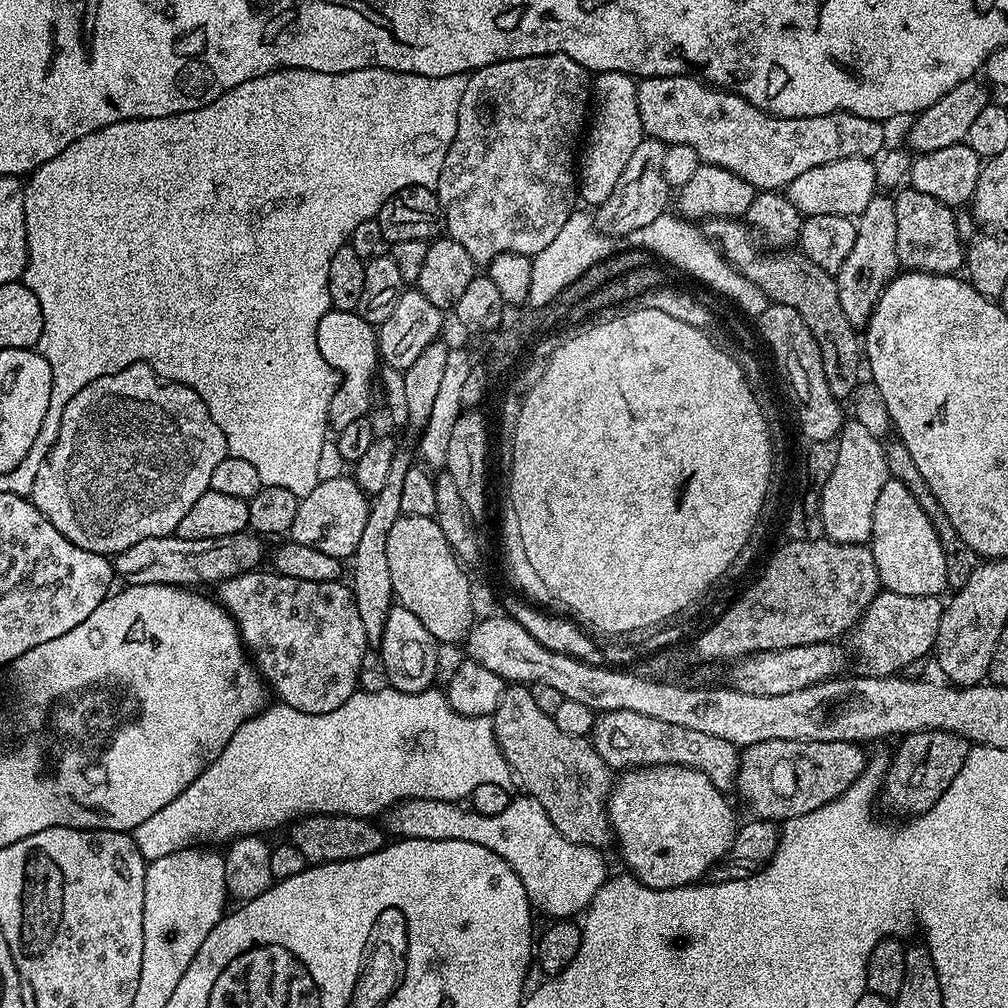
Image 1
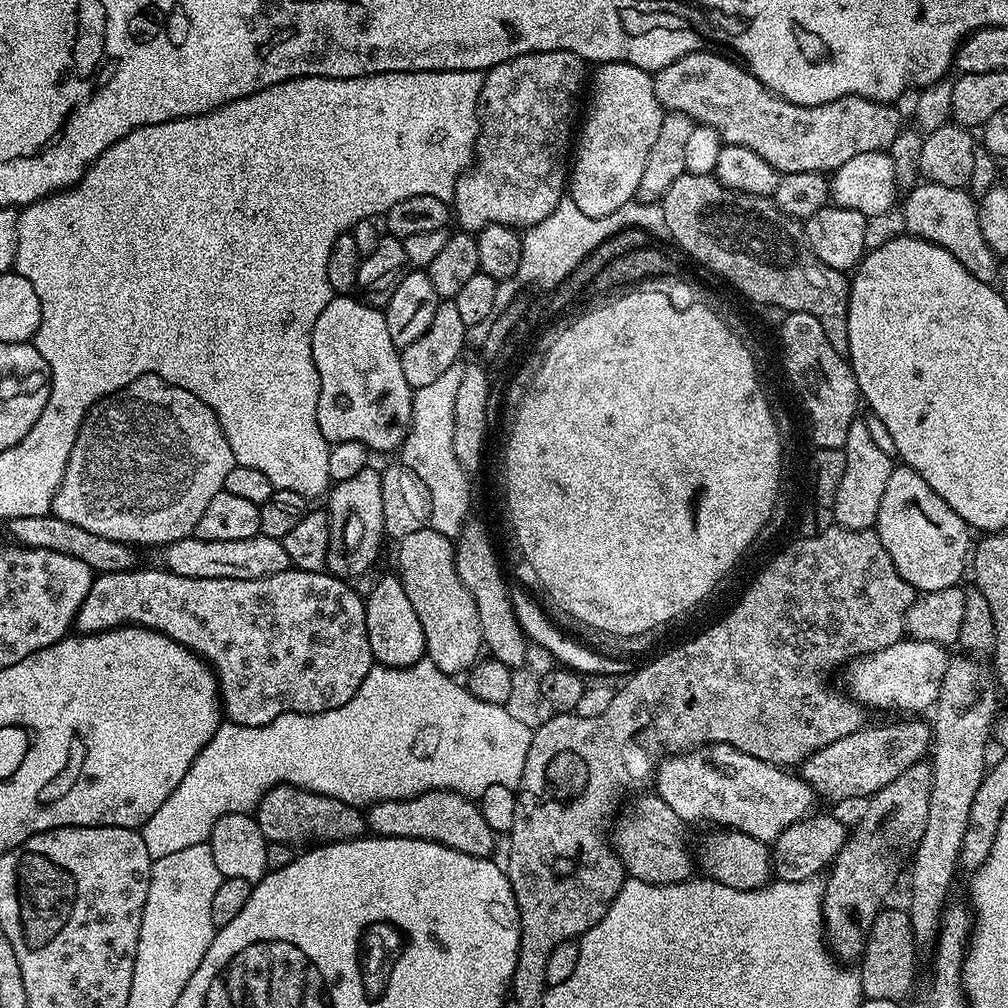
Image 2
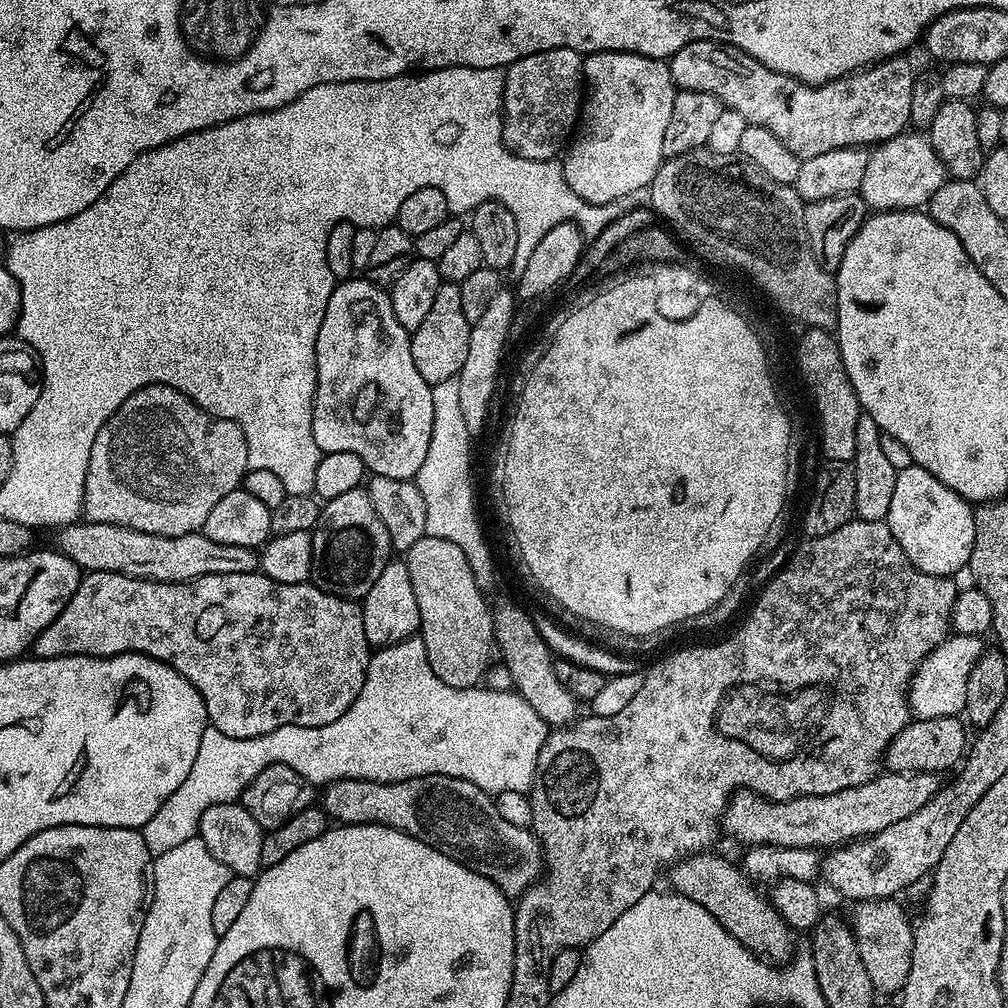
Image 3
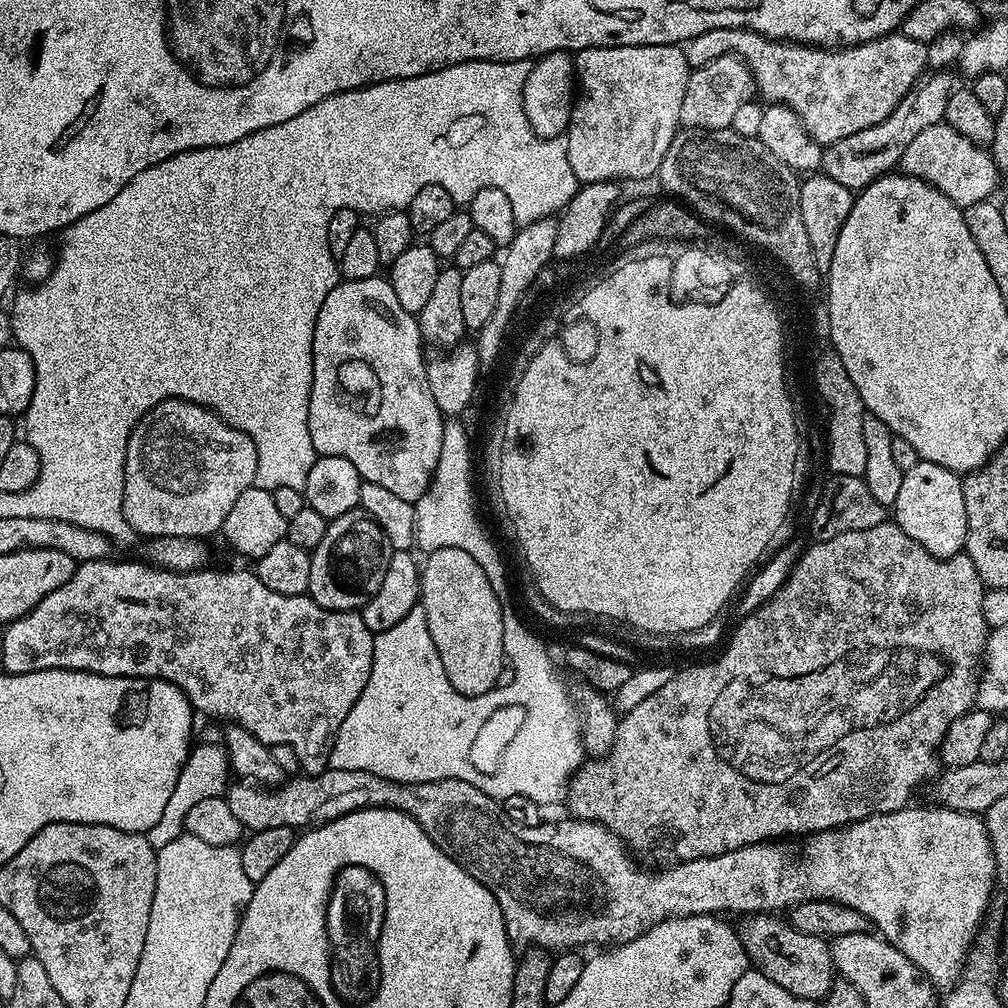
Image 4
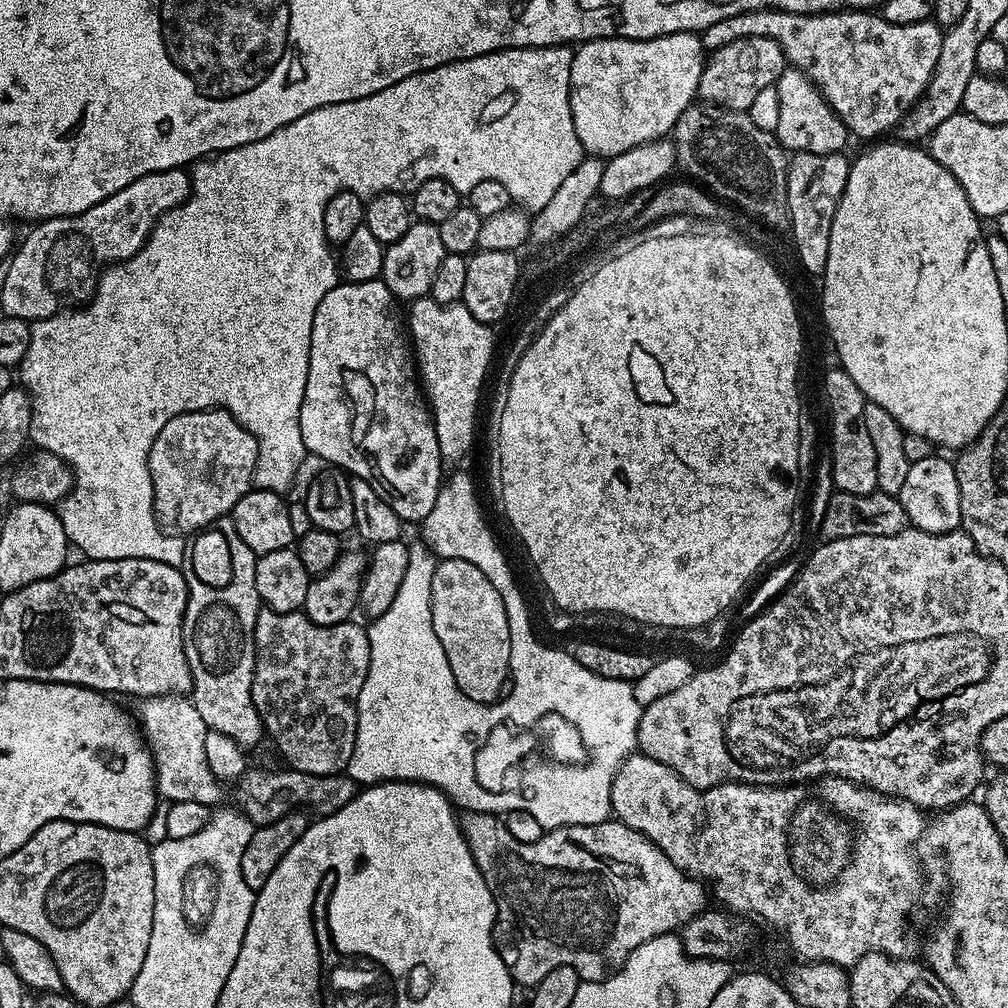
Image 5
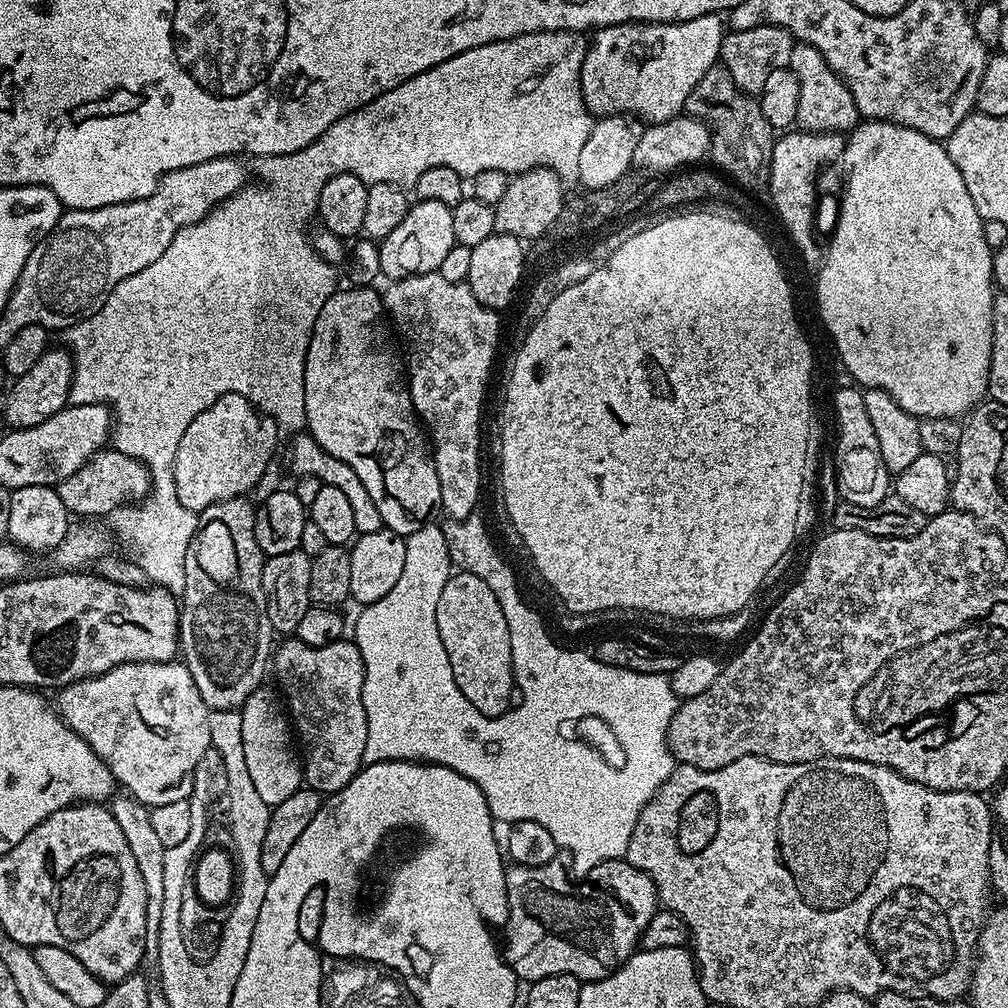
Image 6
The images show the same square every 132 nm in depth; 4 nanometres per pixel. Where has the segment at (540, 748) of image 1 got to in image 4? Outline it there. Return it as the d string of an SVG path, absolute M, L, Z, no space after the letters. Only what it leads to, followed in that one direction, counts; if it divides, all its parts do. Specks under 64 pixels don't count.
M748 914L738 924L738 939L744 947L744 955L750 961L751 967L757 972L766 974L770 982L778 982L782 990L790 990L798 998L806 998L817 1002L823 1001L834 983L834 969L832 966L832 949L824 936L811 936L802 934L802 930L788 923L787 919L776 914Z

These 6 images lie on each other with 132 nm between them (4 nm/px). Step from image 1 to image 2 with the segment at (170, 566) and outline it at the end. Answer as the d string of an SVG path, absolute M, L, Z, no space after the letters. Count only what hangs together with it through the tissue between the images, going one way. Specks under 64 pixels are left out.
M51 514L34 518L14 518L7 521L7 539L21 548L37 548L38 550L57 551L60 554L81 559L93 573L130 572L137 567L138 560L131 547L114 538L102 538L98 534L90 534L90 530L82 530L82 526L74 526L74 522L62 522L62 518Z

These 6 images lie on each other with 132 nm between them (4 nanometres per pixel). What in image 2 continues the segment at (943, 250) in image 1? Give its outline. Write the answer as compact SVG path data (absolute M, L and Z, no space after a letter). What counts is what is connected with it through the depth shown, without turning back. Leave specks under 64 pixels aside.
M920 182L907 189L904 200L904 228L909 236L934 242L942 250L950 250L974 278L995 285L998 280L998 257L986 246L982 238L982 226L978 226L977 201L971 192L954 186L942 186L931 182Z

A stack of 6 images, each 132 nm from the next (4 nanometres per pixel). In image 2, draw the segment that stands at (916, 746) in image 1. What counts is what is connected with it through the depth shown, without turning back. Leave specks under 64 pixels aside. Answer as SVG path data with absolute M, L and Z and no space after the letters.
M921 762L902 770L894 782L890 782L882 790L873 792L867 797L864 808L864 817L860 825L851 829L848 839L842 850L836 855L827 873L828 880L823 881L824 901L824 935L826 943L833 956L841 962L856 962L864 955L864 947L868 941L870 930L874 926L874 918L883 912L889 903L888 895L892 892L892 883L900 876L900 871L905 871L906 860L900 856L892 856L895 852L911 853L916 843L924 833L924 823L930 810L930 790L932 789L932 765Z

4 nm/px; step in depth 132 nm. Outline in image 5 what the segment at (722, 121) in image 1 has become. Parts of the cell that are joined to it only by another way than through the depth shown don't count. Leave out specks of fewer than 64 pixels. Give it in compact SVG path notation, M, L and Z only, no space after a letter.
M761 8L758 12L739 12L714 26L705 28L702 33L705 49L715 50L735 40L749 40L751 36L770 38L778 42L784 51L785 61L796 68L816 85L824 95L824 100L840 116L853 137L861 136L868 142L875 141L883 132L897 127L914 107L916 101L924 95L932 81L934 70L938 66L938 54L942 50L944 32L939 24L932 20L923 20L913 24L895 24L885 20L883 15L868 10L841 10L821 12L807 16L797 12L778 12L771 8Z

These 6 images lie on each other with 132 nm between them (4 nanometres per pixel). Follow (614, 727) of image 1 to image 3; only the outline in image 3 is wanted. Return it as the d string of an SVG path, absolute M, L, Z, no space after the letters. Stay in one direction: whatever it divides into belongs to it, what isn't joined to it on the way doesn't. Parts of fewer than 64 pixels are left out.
M889 772L878 774L875 779L863 784L842 790L838 794L826 796L799 796L793 800L767 800L756 792L741 790L732 793L722 817L722 828L744 846L757 844L773 844L779 848L820 849L822 844L836 846L841 842L851 842L857 838L872 836L876 832L886 830L886 826L894 826L894 822L902 822L902 818L910 818L910 814L922 810L926 802L930 802L942 787L942 780L934 772Z

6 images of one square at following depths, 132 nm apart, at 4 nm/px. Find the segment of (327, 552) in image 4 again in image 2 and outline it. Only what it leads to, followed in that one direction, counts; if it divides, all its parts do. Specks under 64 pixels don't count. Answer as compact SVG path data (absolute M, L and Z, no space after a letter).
M375 467L358 470L354 478L335 481L327 493L328 553L325 569L332 576L349 582L355 576L364 576L376 564L380 547L386 541L384 519L382 518L382 478Z

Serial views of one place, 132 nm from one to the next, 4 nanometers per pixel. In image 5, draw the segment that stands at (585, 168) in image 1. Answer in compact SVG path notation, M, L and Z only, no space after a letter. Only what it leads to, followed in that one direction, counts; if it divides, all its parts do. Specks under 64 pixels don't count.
M675 32L649 40L611 36L583 41L573 51L570 66L570 110L581 149L592 158L611 158L634 146L667 137L678 118L697 99L705 63L704 41L695 32Z

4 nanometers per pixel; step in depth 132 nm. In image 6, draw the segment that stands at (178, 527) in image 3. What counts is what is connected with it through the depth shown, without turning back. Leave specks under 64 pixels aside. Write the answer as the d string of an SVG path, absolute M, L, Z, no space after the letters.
M226 394L213 402L190 426L186 426L186 434L182 434L182 442L178 442L178 450L174 458L174 486L178 494L178 502L197 514L205 508L221 504L223 500L233 500L236 496L244 496L255 489L262 474L273 463L272 455L276 452L276 423L268 416L261 414L242 394Z

